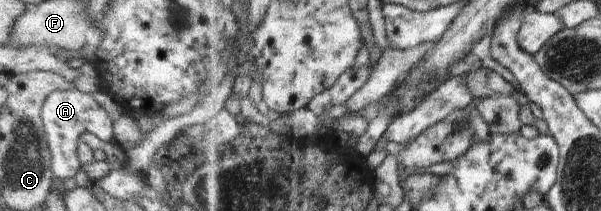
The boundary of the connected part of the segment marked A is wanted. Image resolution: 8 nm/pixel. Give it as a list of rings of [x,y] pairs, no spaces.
[[[52,91],[42,105],[41,119],[50,151],[52,174],[64,180],[74,178],[80,168],[77,146],[82,133],[92,133],[100,140],[114,143],[113,120],[90,94],[73,91]]]

